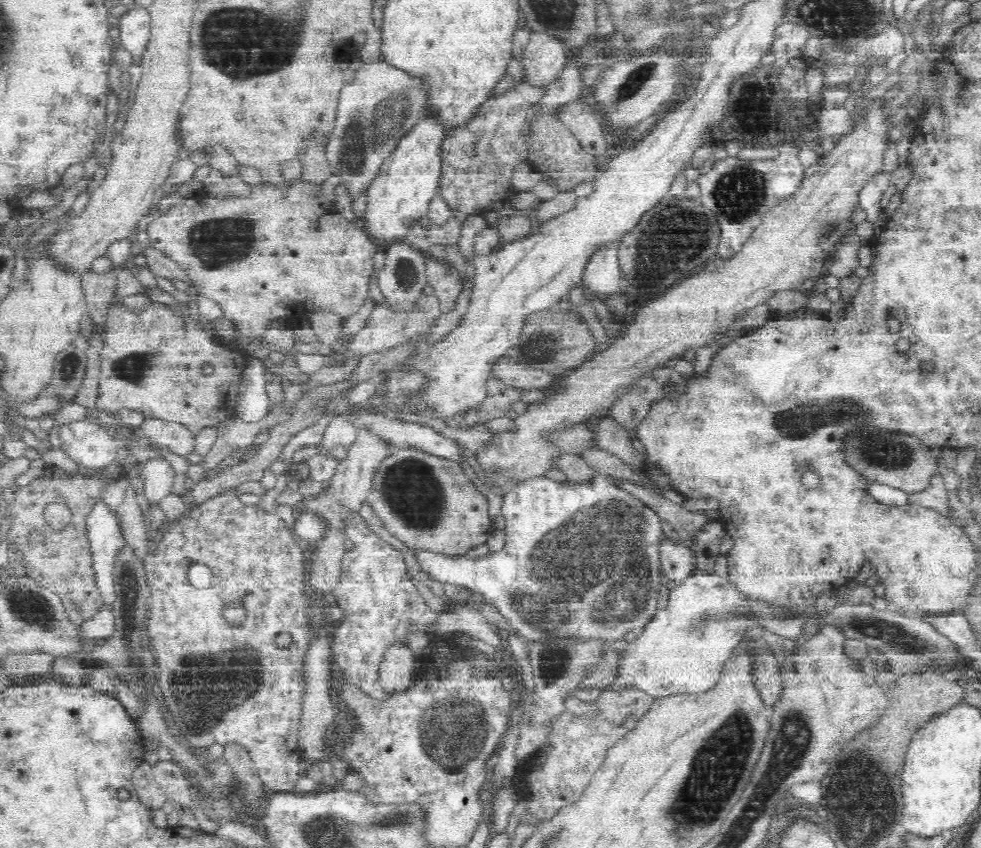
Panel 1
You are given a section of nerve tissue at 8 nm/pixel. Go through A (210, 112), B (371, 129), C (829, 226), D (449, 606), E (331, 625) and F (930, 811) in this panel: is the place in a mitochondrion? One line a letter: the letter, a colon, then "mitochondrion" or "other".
A: other
B: mitochondrion
C: mitochondrion
D: other
E: other
F: other

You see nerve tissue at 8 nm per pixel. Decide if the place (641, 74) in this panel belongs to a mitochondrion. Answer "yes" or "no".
yes

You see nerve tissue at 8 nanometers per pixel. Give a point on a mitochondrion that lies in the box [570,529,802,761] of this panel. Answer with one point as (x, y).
(699, 625)

